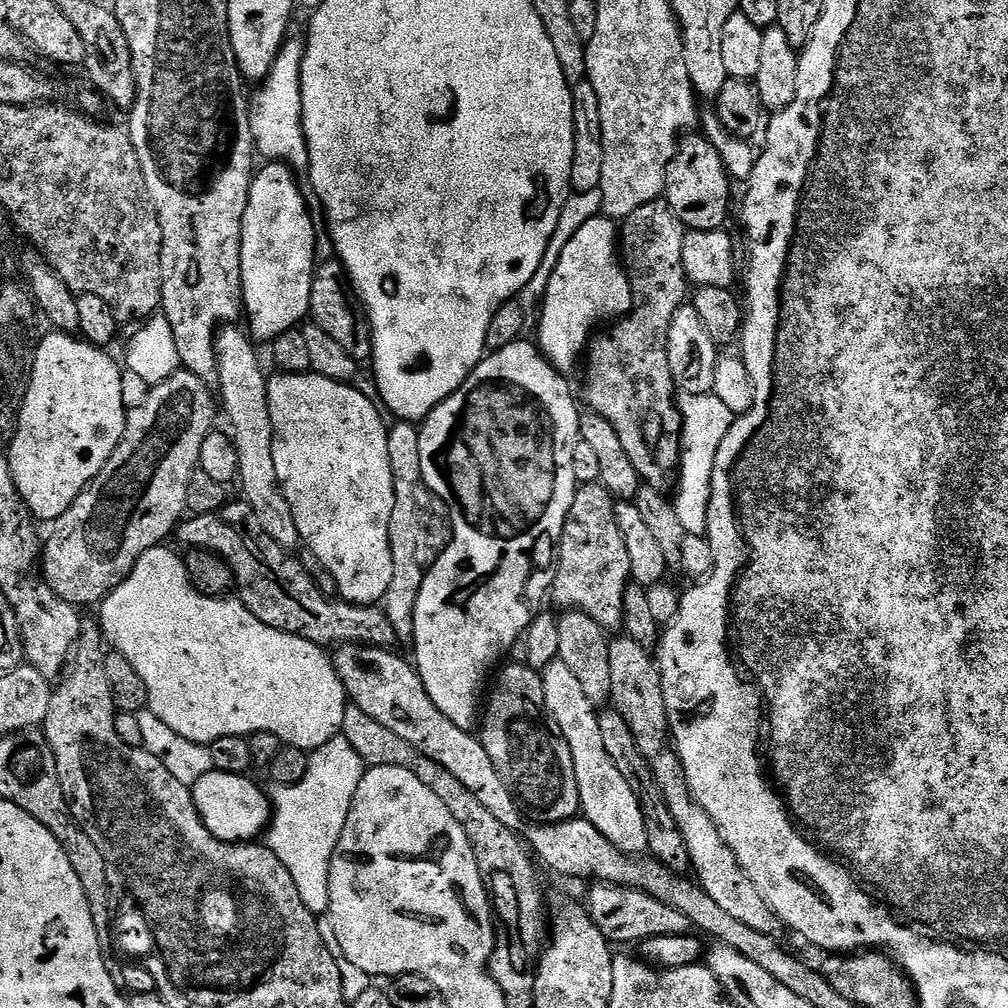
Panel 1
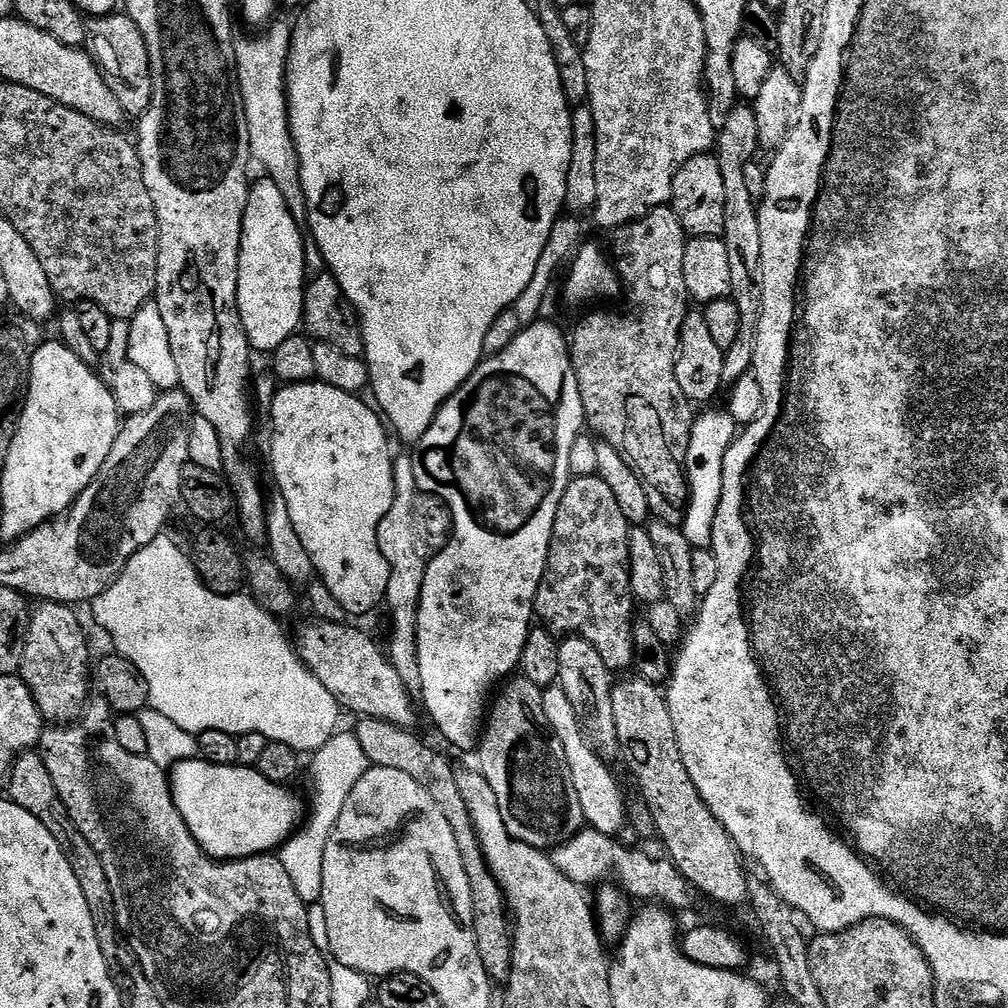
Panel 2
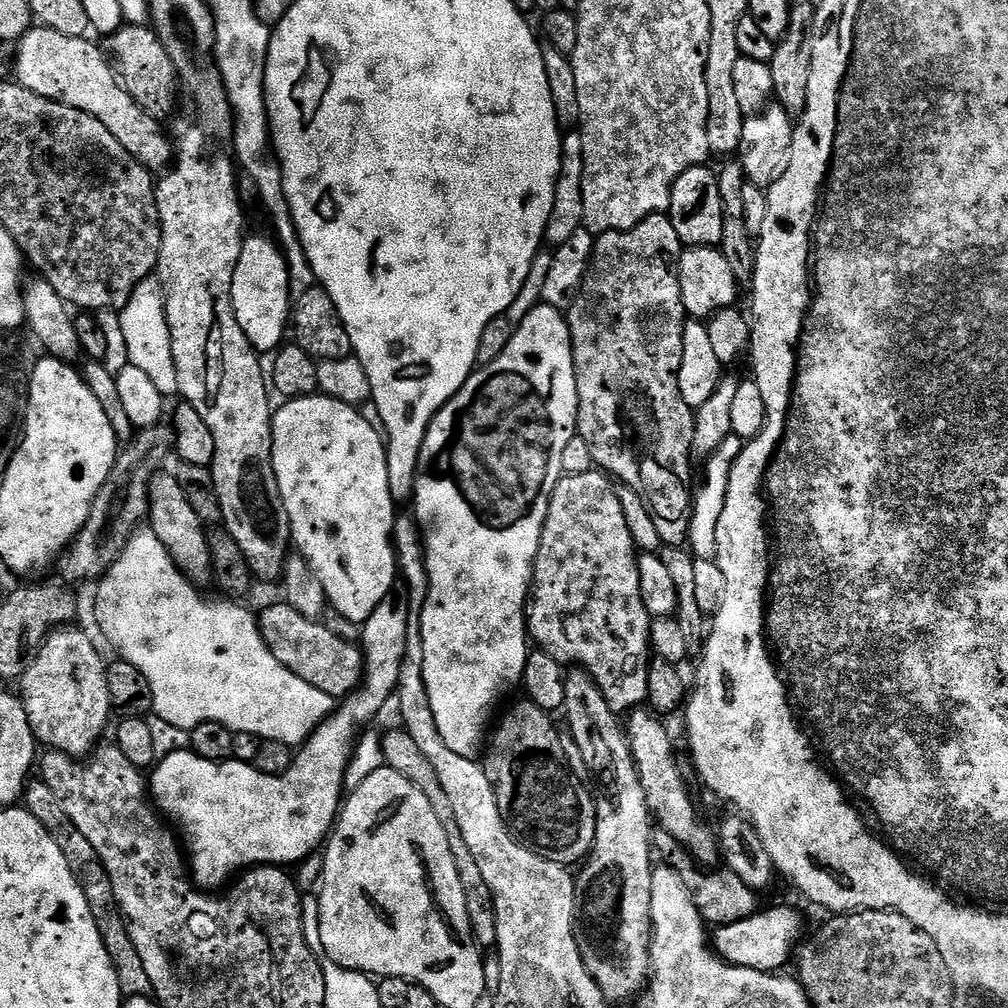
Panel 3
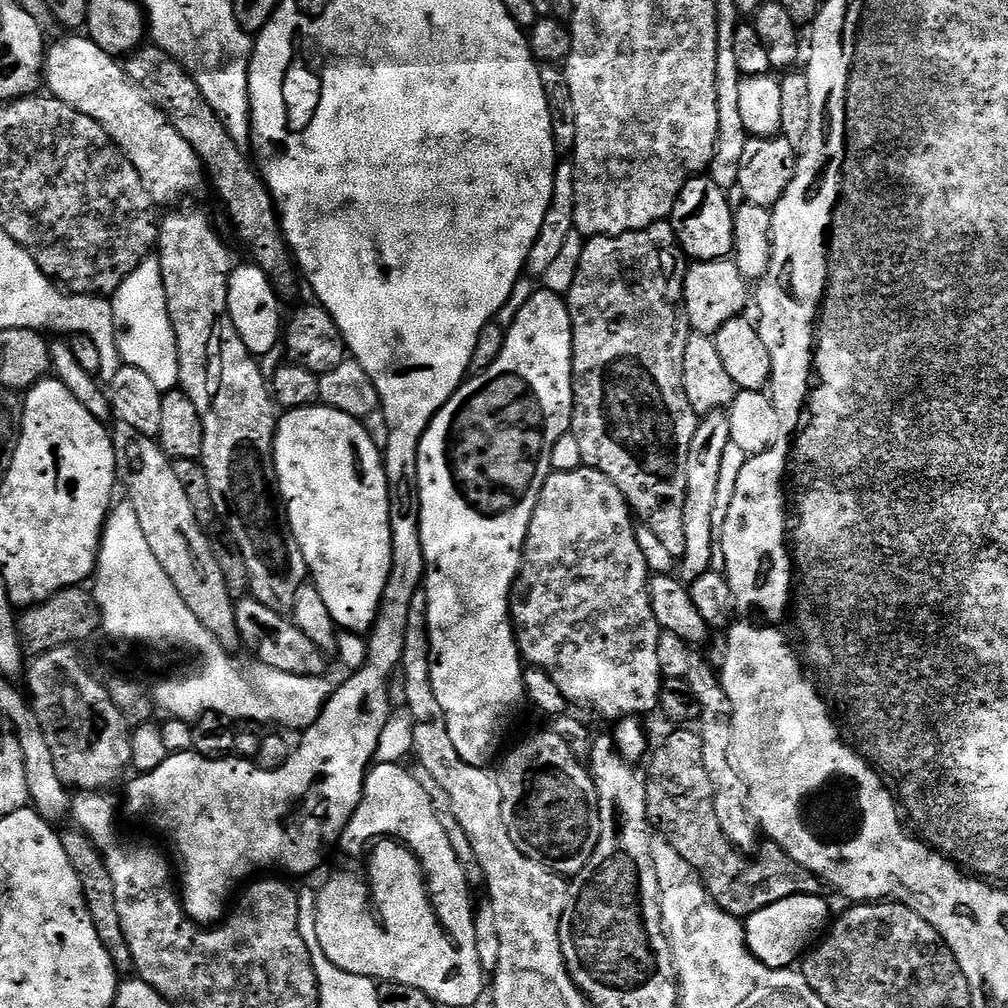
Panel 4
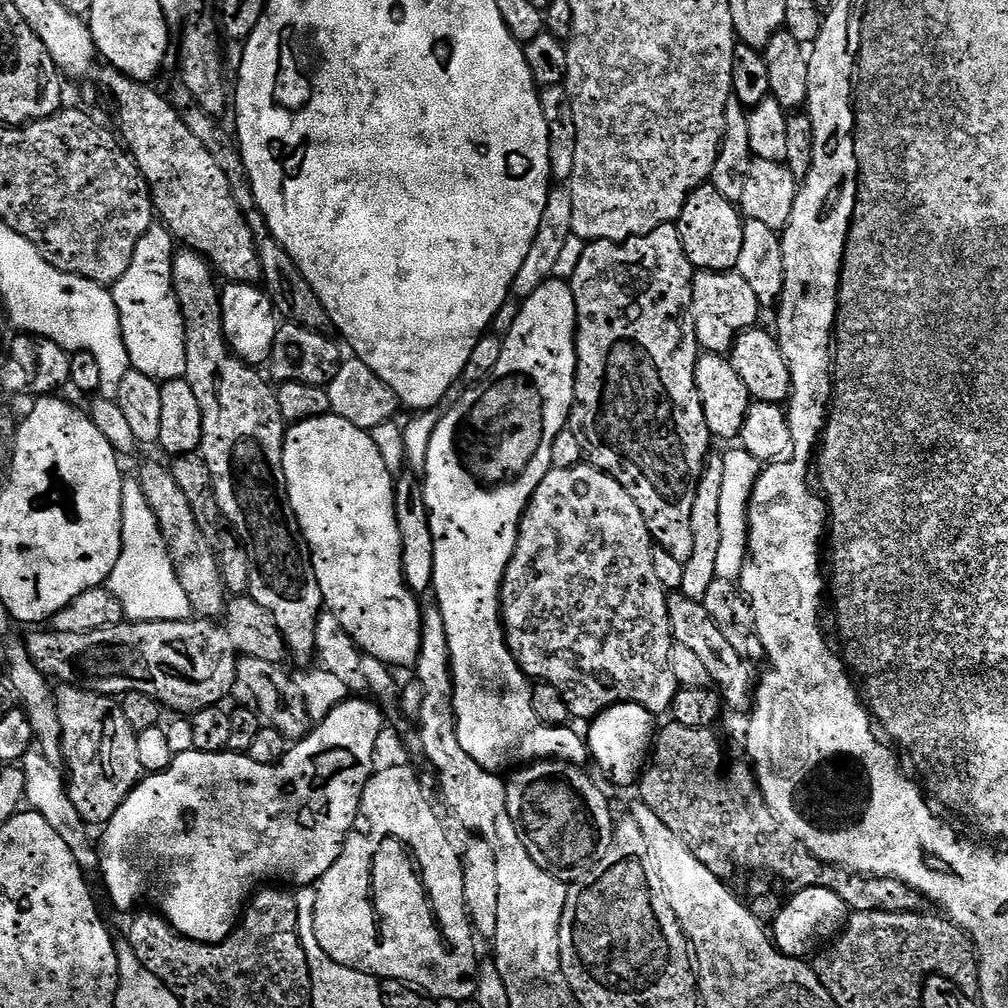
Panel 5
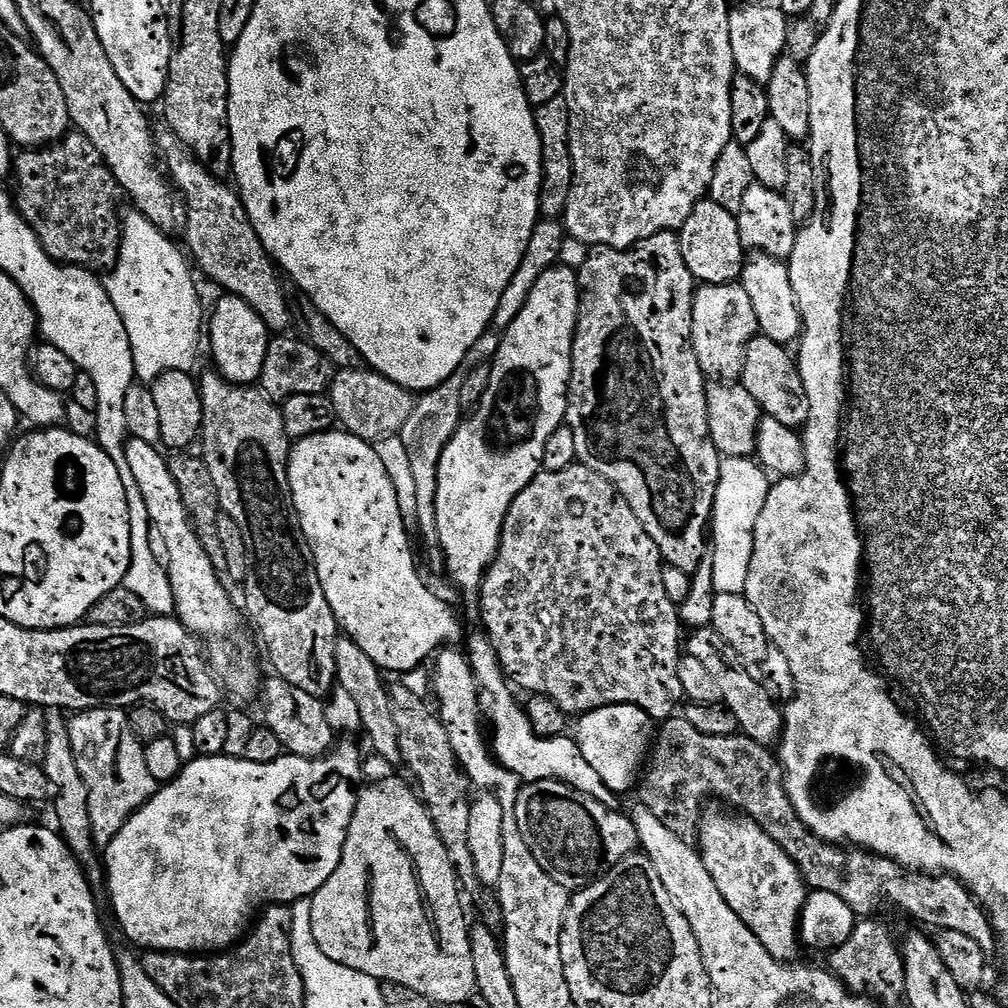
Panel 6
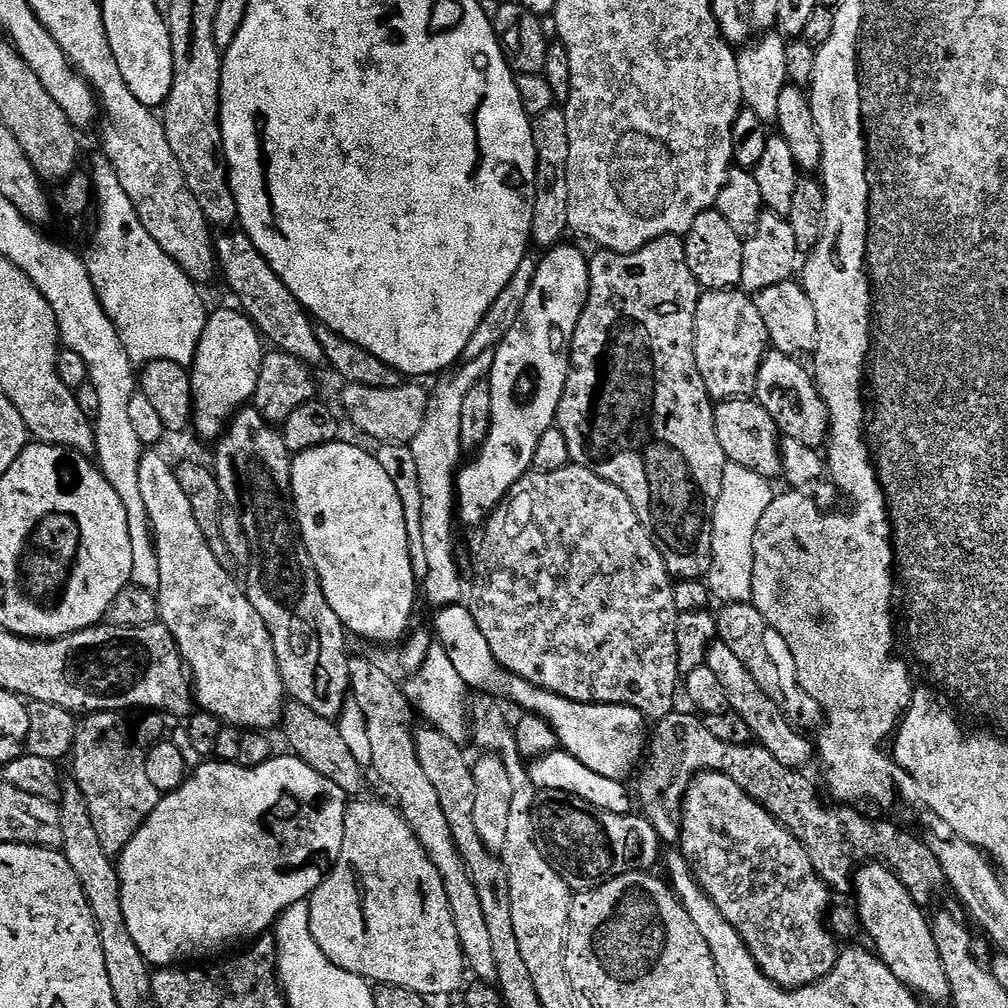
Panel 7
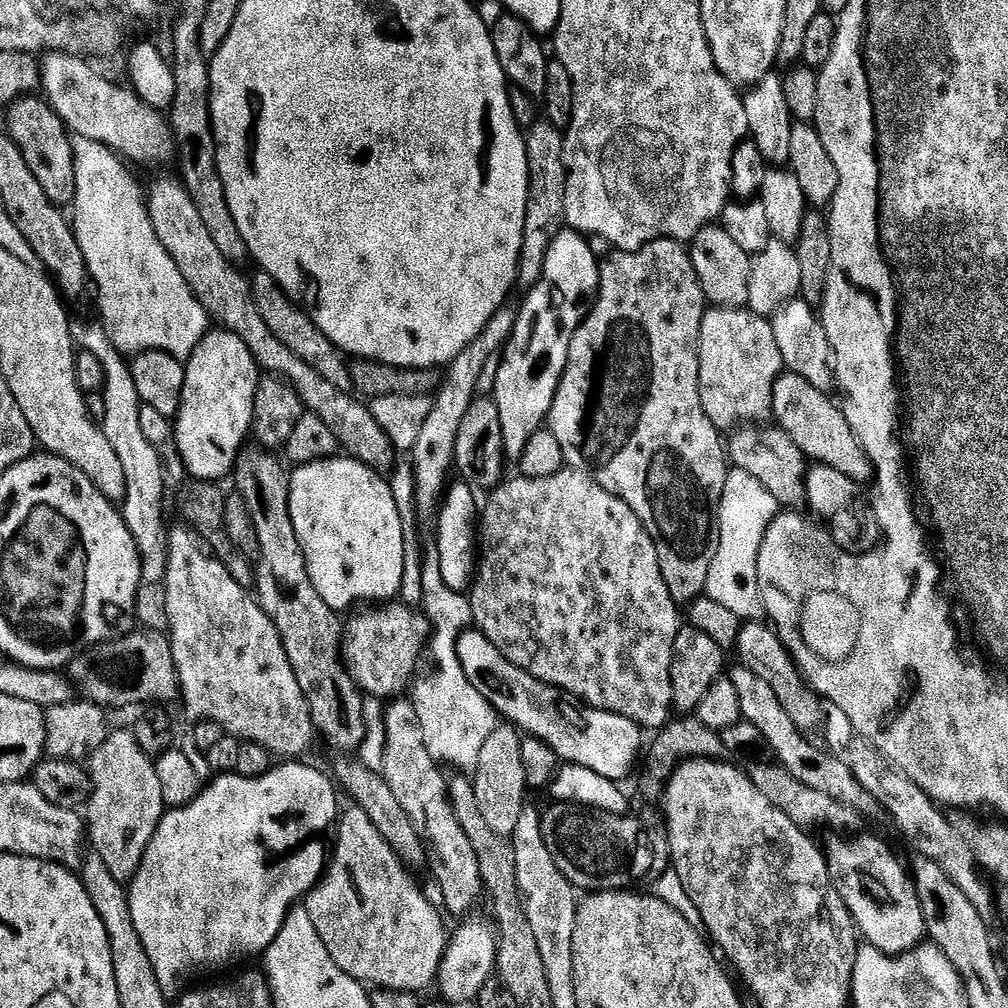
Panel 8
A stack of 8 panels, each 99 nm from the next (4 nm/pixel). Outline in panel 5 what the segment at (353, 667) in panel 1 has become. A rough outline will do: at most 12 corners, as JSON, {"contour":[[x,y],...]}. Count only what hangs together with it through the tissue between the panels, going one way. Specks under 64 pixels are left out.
{"contour":[[251,596],[222,622],[36,630],[38,671],[176,714],[223,705],[239,656],[283,665]]}

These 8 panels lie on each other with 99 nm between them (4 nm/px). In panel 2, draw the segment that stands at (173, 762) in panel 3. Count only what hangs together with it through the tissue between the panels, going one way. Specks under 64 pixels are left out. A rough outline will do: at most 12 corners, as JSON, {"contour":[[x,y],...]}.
{"contour":[[197,758],[170,779],[213,860],[275,853],[306,816],[291,787]]}

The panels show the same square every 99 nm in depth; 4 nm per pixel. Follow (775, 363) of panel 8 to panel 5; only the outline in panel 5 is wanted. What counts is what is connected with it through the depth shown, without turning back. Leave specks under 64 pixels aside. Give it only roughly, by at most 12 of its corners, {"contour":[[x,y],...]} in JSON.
{"contour":[[739,272],[692,278],[696,341],[731,353],[762,302]]}

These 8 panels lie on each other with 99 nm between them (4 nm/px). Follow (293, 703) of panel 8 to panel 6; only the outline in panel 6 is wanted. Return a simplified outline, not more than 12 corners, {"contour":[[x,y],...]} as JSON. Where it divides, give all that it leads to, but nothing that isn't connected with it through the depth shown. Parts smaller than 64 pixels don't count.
{"contour":[[156,446],[123,463],[146,502],[174,596],[227,691],[257,687],[228,597]]}

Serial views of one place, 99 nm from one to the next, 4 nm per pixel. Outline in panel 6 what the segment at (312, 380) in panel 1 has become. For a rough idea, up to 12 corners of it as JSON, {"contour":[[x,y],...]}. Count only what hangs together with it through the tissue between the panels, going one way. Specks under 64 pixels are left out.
{"contour":[[295,441],[288,485],[337,625],[407,674],[456,642],[369,441]]}

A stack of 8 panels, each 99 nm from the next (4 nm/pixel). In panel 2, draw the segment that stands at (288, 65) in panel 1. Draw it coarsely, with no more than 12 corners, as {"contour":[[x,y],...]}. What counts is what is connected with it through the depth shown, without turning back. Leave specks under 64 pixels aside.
{"contour":[[292,28],[236,40],[250,154],[296,225],[308,203],[288,129]]}

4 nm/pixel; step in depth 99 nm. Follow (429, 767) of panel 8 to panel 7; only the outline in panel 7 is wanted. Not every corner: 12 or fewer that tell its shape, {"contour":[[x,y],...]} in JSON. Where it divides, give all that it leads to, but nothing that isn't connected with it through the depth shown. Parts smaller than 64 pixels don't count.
{"contour":[[349,659],[371,771],[442,874],[467,971],[495,985],[494,946],[442,802],[418,762],[414,709]]}

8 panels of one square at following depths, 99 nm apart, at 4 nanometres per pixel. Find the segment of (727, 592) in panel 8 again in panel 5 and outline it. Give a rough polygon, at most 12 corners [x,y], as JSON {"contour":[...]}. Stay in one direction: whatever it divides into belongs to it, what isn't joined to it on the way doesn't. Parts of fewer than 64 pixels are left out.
{"contour":[[743,446],[723,453],[718,580],[740,579],[748,503],[762,464]]}

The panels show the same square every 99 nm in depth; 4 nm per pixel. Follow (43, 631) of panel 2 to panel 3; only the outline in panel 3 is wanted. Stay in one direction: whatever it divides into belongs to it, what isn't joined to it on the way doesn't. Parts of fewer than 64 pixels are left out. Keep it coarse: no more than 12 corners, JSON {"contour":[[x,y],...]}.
{"contour":[[76,626],[18,687],[45,749],[84,758],[114,712],[106,660]]}

